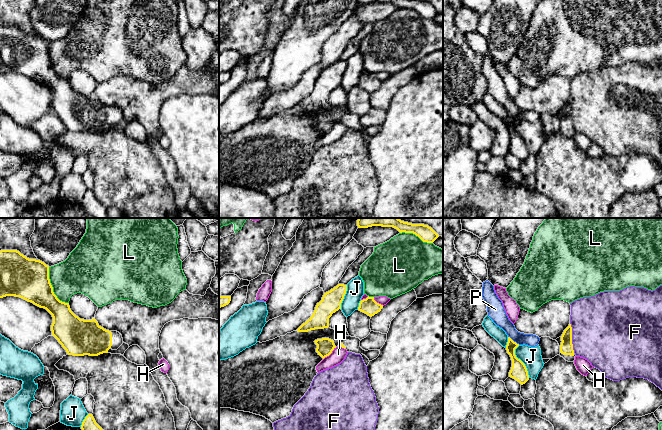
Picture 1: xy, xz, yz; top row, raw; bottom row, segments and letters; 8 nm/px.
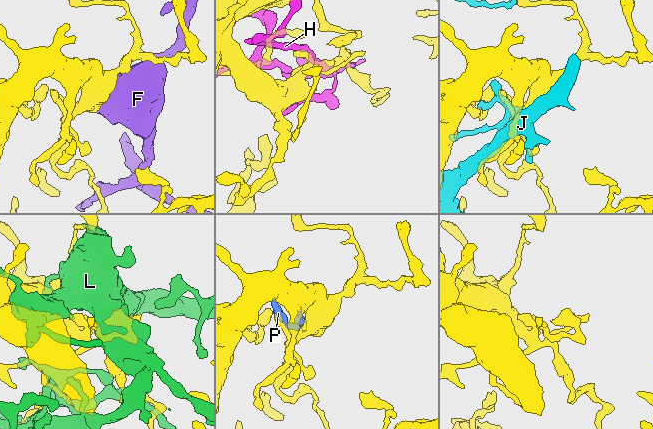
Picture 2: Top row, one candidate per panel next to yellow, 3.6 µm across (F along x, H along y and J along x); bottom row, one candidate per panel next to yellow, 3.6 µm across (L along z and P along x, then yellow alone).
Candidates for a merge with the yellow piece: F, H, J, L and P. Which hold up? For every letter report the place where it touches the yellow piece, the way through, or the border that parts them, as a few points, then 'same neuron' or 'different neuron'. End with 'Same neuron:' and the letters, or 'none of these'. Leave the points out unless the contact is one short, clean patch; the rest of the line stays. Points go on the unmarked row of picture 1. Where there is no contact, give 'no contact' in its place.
F: yz (571, 114) | different neuron
H: xz (329, 130) | different neuron
J: yz (521, 137) | different neuron
L: xy (52, 64) | different neuron
P: yz (513, 117) | along yz (508, 112), (519, 120) | different neuron
Same neuron: none of these

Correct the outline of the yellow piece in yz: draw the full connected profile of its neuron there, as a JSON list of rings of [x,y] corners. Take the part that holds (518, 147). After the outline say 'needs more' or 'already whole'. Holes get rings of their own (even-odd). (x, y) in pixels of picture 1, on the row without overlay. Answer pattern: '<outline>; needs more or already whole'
[[[510,113],[506,121],[507,129],[510,131],[512,136],[512,143],[509,148],[509,153],[518,157],[521,161],[525,160],[529,156],[529,151],[525,140],[516,133],[515,125],[519,122]]]; already whole

